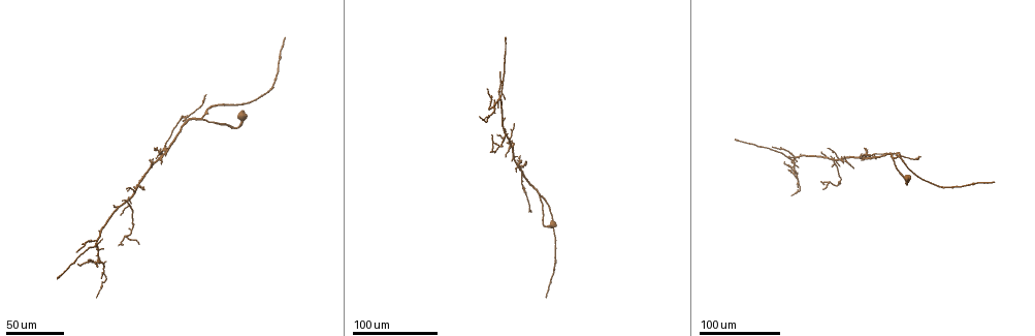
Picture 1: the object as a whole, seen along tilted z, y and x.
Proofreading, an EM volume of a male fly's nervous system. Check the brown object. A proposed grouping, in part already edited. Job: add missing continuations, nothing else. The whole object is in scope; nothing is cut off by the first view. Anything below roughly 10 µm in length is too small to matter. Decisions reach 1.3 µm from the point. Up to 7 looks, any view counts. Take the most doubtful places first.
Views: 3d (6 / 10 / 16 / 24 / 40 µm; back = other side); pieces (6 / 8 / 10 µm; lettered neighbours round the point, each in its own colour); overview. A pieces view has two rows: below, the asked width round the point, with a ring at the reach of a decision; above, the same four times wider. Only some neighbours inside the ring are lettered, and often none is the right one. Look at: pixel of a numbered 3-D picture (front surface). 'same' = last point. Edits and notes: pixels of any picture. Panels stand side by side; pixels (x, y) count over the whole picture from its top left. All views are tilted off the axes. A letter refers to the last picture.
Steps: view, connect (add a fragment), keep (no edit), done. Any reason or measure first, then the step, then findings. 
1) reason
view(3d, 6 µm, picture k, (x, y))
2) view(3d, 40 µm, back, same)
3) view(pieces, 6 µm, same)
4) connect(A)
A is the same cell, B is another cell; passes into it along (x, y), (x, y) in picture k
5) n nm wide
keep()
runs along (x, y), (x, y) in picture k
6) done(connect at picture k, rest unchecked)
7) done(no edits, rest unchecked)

long arm stops here
view(3d, 40 µm, picture 1, (992, 182))

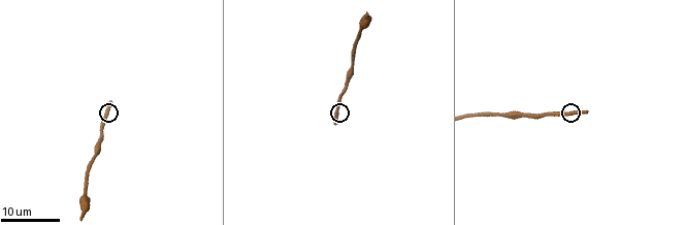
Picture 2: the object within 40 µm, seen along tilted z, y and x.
view(pieces, 6 µm, picture 2, (586, 110))

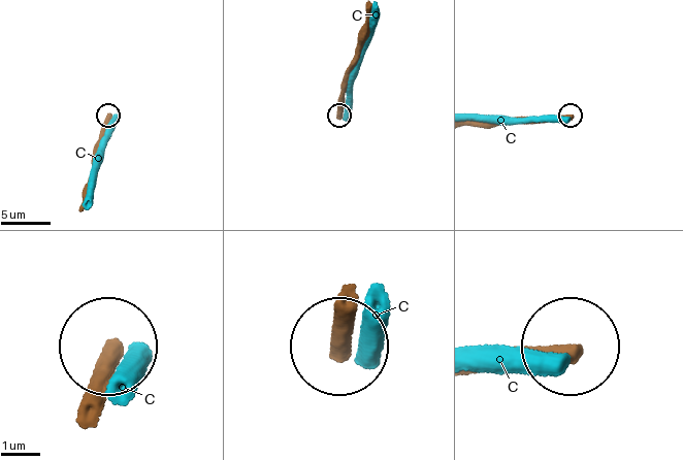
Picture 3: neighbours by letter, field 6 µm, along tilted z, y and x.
400 nm wide
keep()
C is another cell; runs along (101, 406), (111, 352) in picture 3; no lettered fragment goes on from it

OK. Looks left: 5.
end of a long branch
view(3d, 24 µm, picture 1, (772, 146))

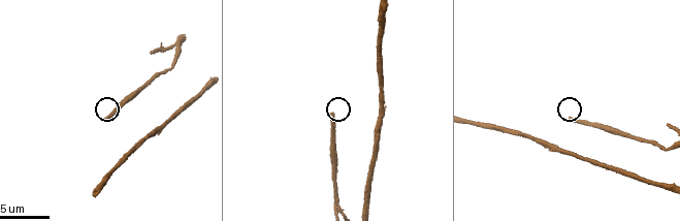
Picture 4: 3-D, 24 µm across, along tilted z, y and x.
view(pieces, 8 µm, picture 4, (105, 119))

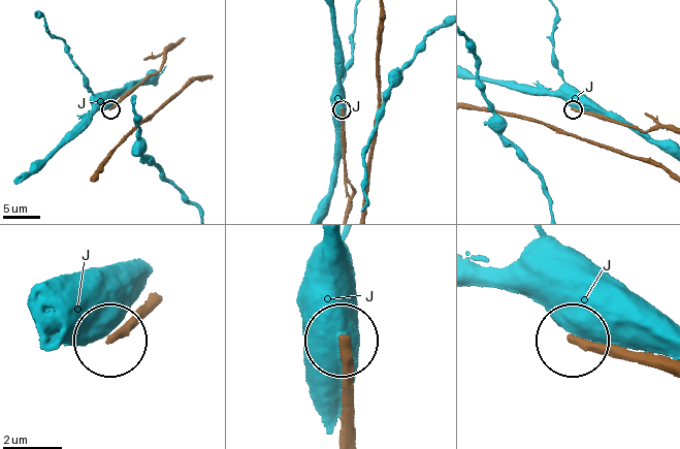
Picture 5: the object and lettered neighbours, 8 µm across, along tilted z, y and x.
keep()
J is another cell; runs along (657, 366), (574, 341) in picture 5; no lettered fragment goes on from it

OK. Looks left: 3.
free end
view(3d, 10 µm, picture 4, (667, 125))

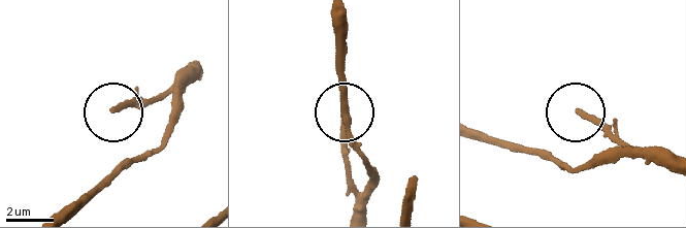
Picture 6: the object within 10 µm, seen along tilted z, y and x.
view(pieces, 8 µm, picture 6, (577, 113))

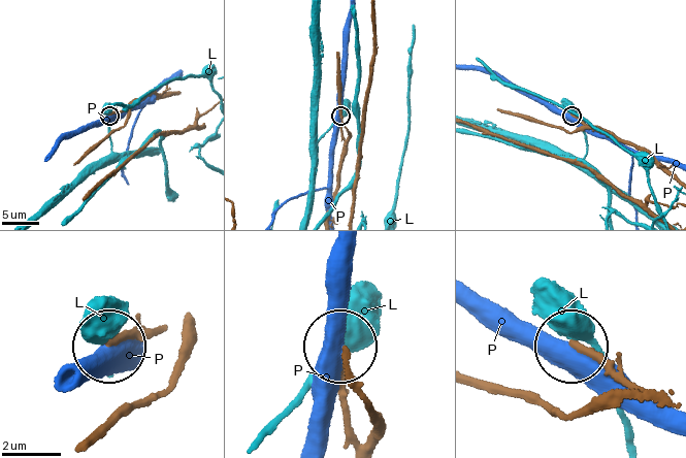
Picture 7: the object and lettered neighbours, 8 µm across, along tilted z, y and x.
keep()
L and P are other cells; runs along (159, 333), (129, 333), (111, 344) in picture 7; none of them fits

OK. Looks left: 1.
done(no edits, rest unchecked)

